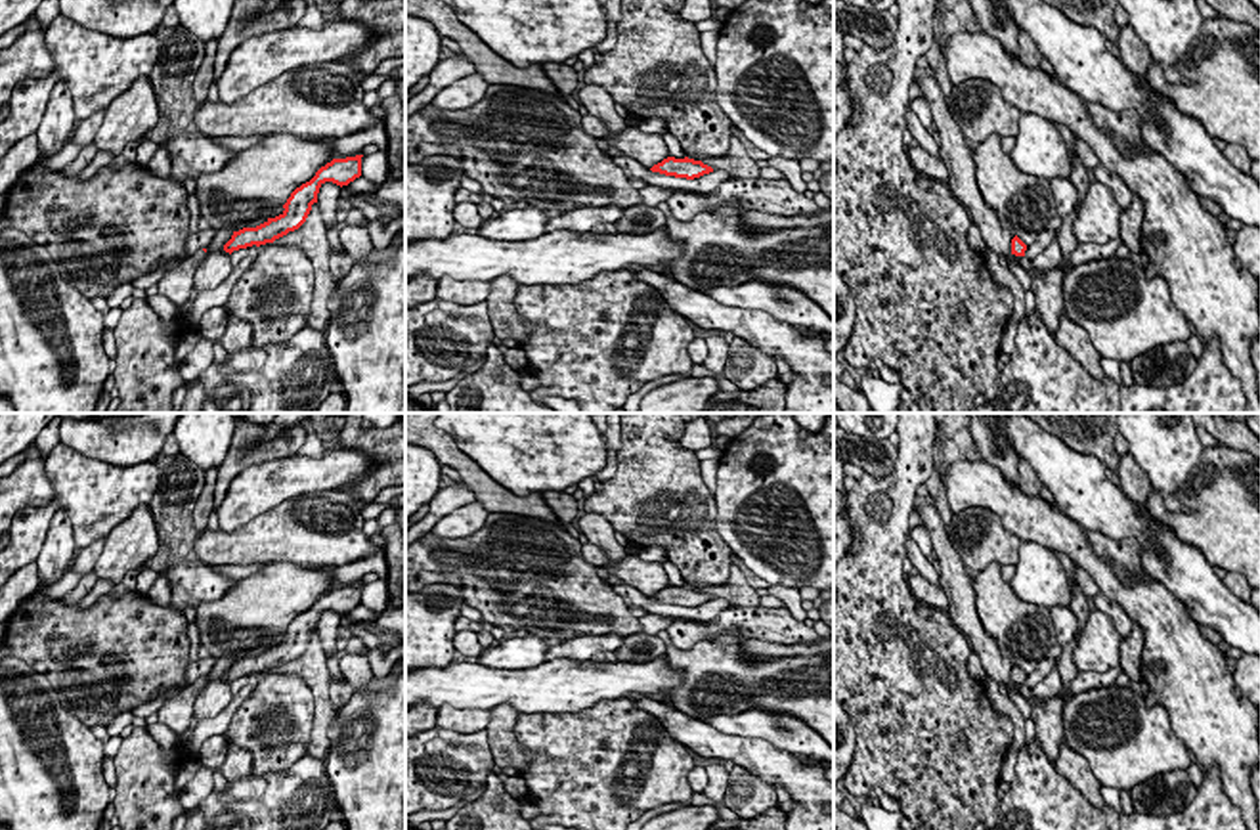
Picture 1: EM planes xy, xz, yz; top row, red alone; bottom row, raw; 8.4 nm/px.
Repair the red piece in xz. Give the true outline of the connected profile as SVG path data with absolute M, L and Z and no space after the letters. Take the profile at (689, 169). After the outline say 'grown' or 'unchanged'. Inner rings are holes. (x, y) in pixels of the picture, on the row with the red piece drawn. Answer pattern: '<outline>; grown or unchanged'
M667 157L662 163L654 164L650 170L665 176L686 178L686 180L694 180L713 172L711 166L688 157L684 159Z; unchanged

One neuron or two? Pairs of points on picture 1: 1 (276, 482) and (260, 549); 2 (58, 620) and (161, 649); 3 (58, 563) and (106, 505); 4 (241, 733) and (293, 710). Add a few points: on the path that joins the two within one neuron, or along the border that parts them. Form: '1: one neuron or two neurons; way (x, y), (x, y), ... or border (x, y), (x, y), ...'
1: two neurons; border (312, 490), (283, 500), (232, 532)
2: one neuron; way (83, 639), (90, 639), (102, 649), (136, 649)
3: two neurons; border (64, 507), (54, 515), (43, 549), (33, 561)
4: one neuron; way (255, 741), (276, 731), (280, 723)

